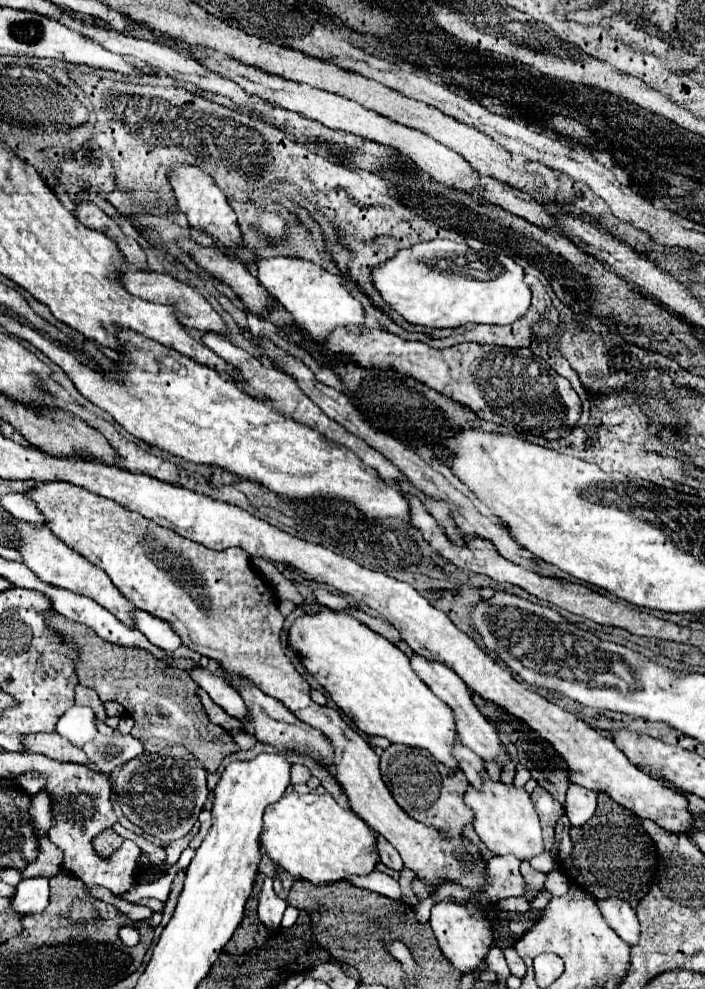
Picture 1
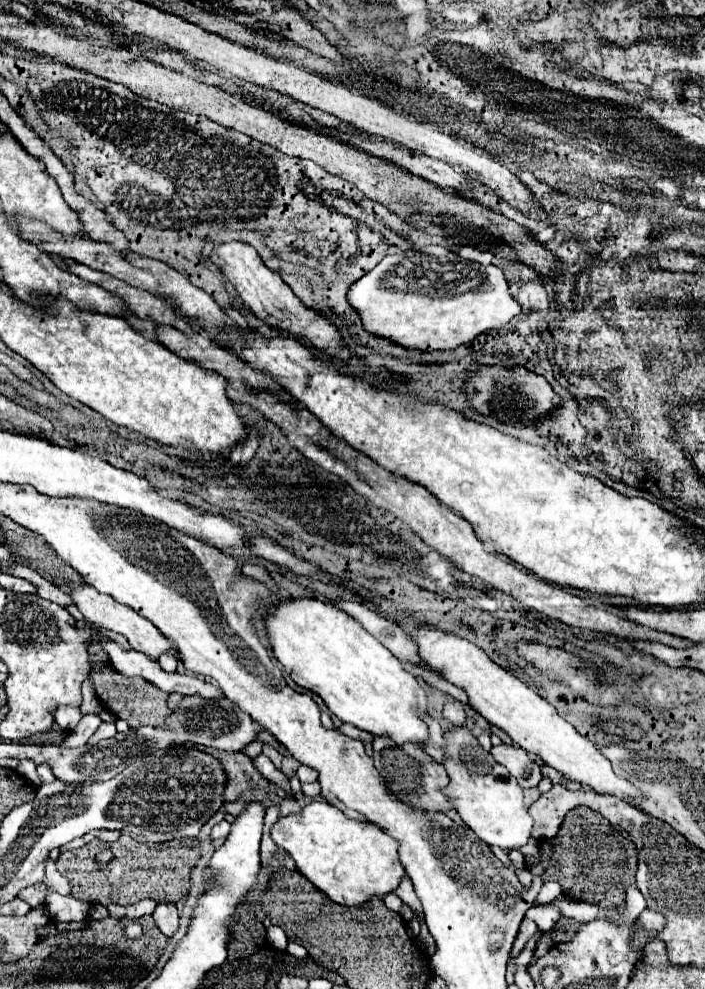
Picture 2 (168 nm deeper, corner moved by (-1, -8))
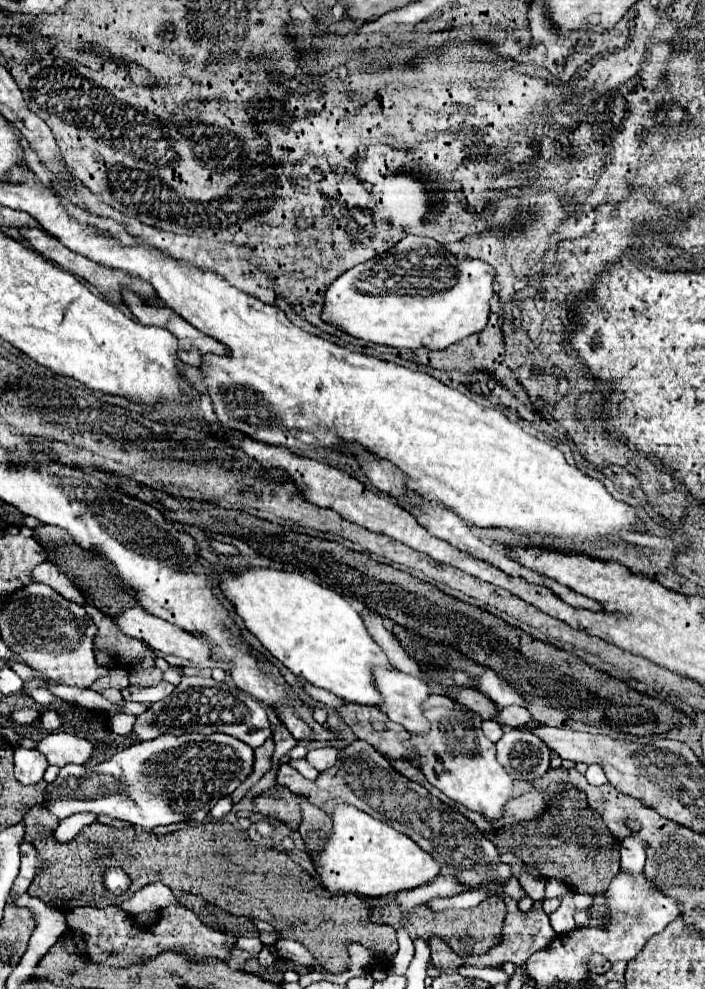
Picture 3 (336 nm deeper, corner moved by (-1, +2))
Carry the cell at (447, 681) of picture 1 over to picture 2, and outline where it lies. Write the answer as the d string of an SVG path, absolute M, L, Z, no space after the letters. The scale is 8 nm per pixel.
M447 695L445 707L443 707L443 717L445 717L451 725L461 727L461 725L465 725L465 721L467 721L465 709L467 709L465 703L461 703L461 701L457 701L457 699L453 699L453 697Z

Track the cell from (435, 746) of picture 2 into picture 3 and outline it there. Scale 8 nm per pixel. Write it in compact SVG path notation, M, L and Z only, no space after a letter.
M375 667L375 687L383 695L379 709L409 733L423 735L429 731L429 721L423 717L423 701L429 697L427 685L397 669Z

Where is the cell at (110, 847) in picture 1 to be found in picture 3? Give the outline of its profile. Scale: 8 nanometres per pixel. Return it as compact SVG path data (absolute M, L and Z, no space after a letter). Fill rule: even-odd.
M225 821L183 827L167 835L155 835L135 827L107 827L91 823L83 827L73 841L59 843L55 837L35 835L33 845L51 861L51 871L43 869L27 893L59 911L71 911L79 905L99 909L119 905L137 889L161 881L169 889L201 895L231 915L247 915L271 923L281 939L303 943L331 973L347 971L347 941L371 947L375 951L375 965L387 965L391 961L391 957L379 955L381 949L391 955L397 951L393 929L371 923L367 919L371 915L371 907L361 897L333 895L289 855L267 845L257 845L249 839L249 835L237 835L235 827ZM95 843L109 847L111 853L101 857L95 851ZM109 867L121 867L131 877L131 885L123 895L113 895L105 889L103 873Z

